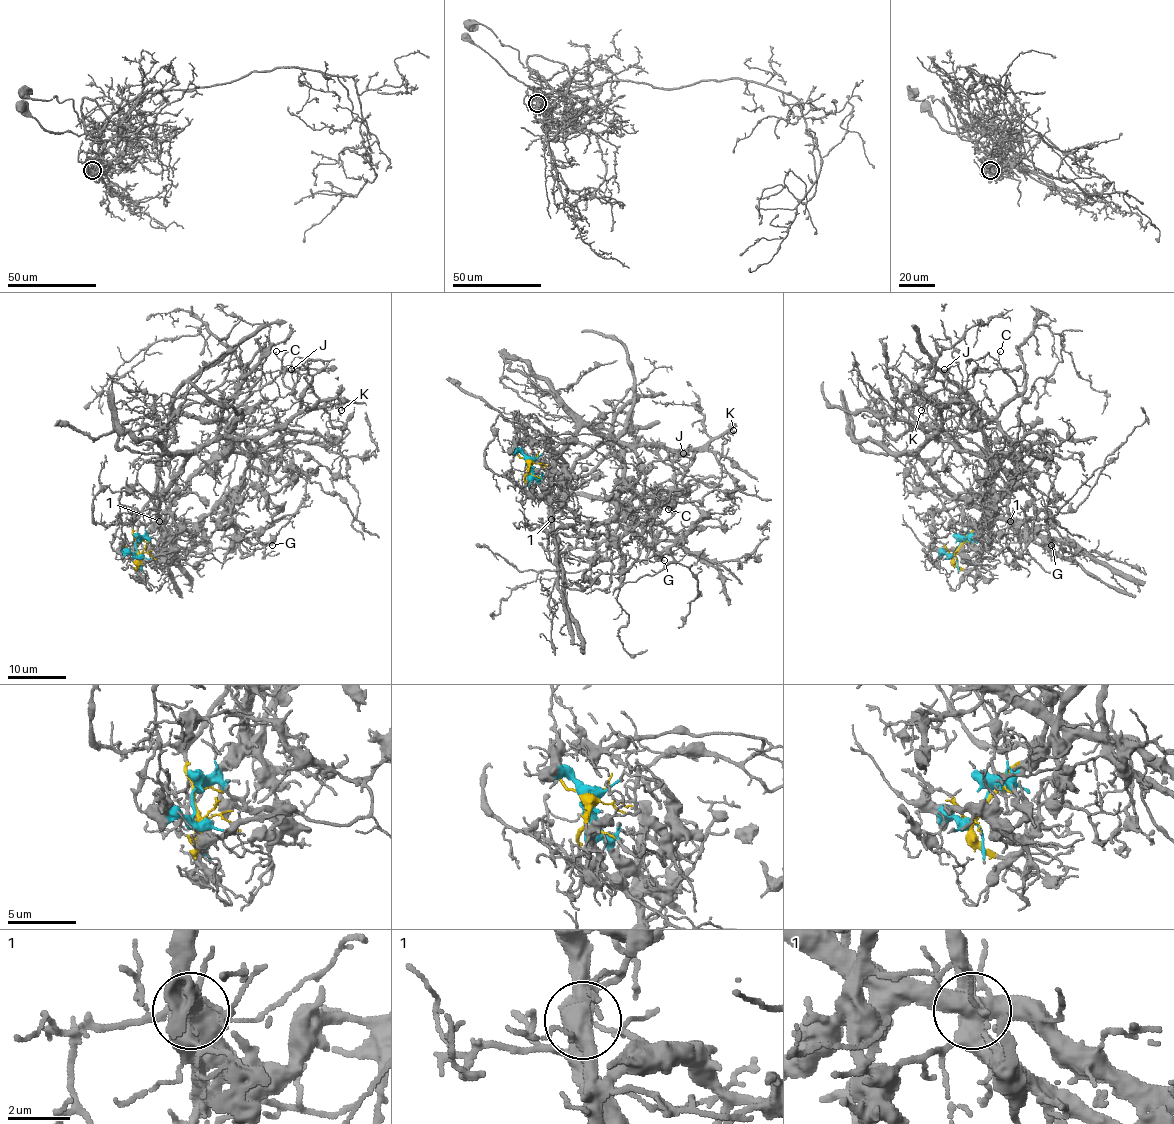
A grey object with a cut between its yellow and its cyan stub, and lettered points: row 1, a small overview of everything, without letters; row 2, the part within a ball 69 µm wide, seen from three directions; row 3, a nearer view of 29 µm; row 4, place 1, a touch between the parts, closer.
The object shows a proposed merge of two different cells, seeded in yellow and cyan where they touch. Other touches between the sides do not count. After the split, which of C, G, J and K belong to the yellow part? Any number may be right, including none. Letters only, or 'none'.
C

